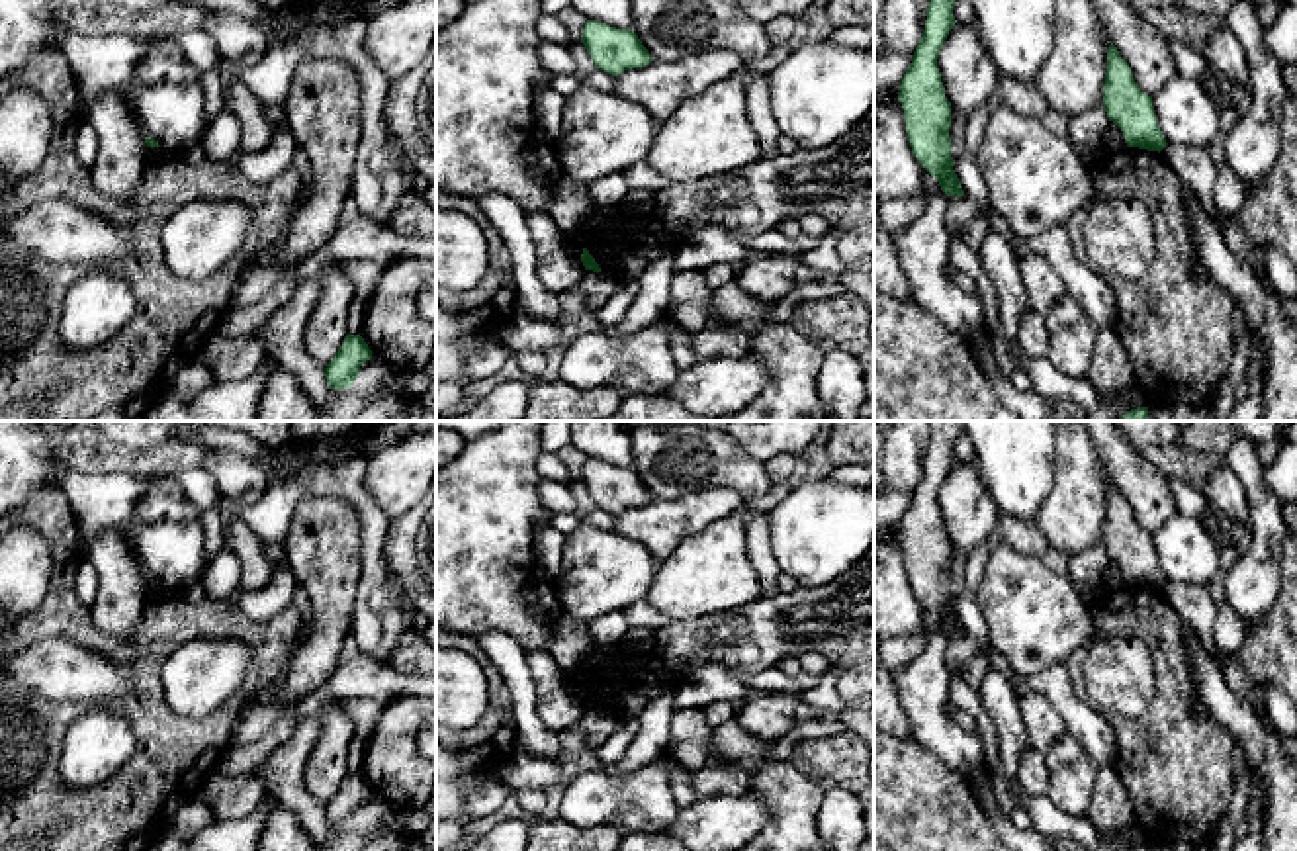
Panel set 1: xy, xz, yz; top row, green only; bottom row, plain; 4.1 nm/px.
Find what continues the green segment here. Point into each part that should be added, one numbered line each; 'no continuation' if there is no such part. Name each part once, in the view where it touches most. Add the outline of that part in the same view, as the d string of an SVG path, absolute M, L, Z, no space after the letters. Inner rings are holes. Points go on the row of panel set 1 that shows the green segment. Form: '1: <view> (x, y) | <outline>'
no continuation

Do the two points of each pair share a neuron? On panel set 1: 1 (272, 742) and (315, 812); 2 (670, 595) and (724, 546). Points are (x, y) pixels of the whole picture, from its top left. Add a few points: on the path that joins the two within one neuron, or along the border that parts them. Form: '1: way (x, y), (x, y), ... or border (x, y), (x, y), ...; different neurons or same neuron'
1: border (300, 724), (276, 752), (251, 771); different neurons
2: way (683, 587), (711, 560); same neuron

